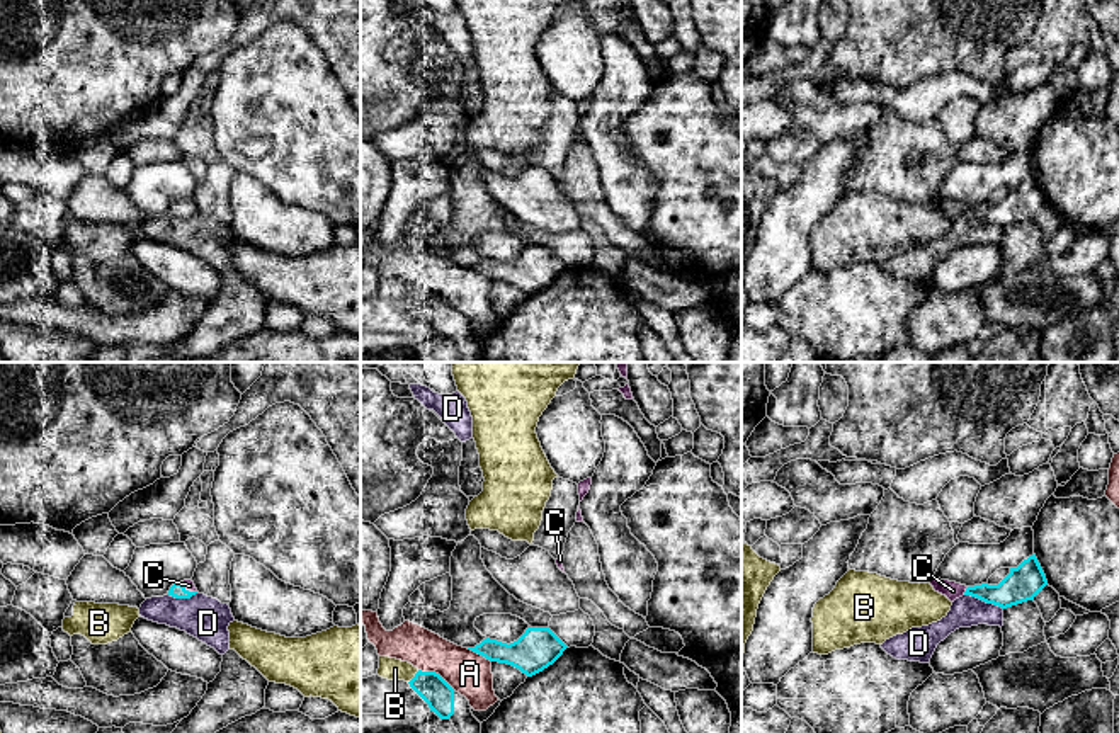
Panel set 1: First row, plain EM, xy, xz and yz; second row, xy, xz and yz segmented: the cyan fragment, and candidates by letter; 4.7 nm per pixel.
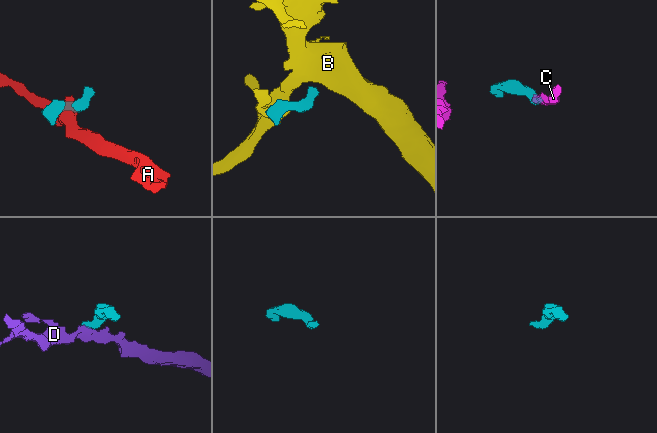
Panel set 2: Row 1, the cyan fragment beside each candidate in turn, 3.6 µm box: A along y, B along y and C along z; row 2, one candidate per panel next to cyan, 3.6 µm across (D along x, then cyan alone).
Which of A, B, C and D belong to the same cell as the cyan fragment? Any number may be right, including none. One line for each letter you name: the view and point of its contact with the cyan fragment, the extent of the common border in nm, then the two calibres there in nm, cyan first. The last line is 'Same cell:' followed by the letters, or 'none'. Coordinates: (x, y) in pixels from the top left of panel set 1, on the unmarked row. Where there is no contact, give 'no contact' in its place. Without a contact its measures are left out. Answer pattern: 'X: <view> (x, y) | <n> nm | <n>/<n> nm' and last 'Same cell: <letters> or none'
C: yz (966, 210) | 50 nm | 160/90 nm
Same cell: C

